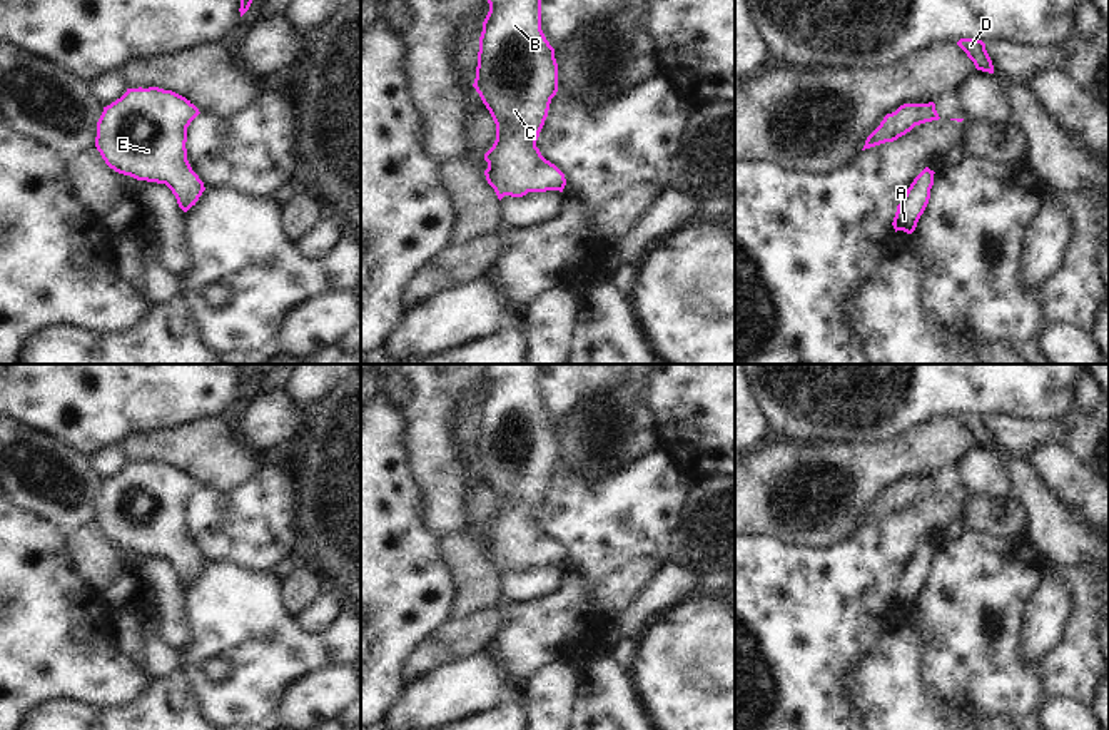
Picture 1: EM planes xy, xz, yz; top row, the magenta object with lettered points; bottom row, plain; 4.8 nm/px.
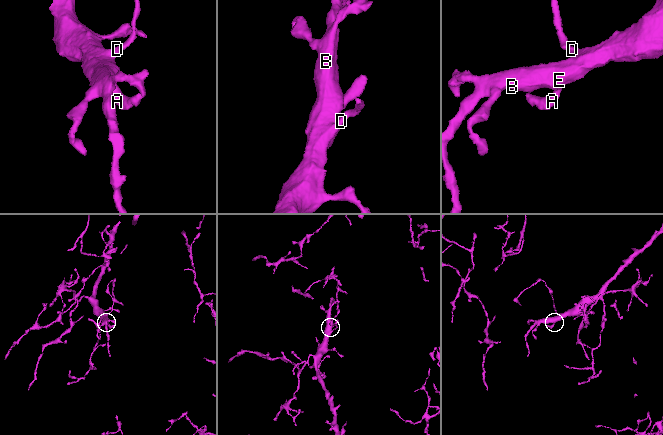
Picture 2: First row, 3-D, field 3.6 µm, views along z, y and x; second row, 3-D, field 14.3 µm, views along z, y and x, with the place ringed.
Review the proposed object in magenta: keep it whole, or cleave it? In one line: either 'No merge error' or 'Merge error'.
No merge error.

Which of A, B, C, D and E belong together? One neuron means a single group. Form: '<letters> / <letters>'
A B C D E

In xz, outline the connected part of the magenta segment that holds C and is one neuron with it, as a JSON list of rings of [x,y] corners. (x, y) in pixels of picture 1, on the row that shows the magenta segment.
[[[488,0],[488,3],[473,84],[496,124],[496,140],[484,154],[486,180],[499,200],[504,195],[523,197],[528,192],[563,192],[565,174],[536,147],[551,99],[558,92],[554,48],[541,30],[541,0]]]

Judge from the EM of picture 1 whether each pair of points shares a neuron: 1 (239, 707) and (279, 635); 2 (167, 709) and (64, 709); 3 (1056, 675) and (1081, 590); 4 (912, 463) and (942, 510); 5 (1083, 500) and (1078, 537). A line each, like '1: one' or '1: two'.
1: one
2: one
3: one
4: two
5: two

